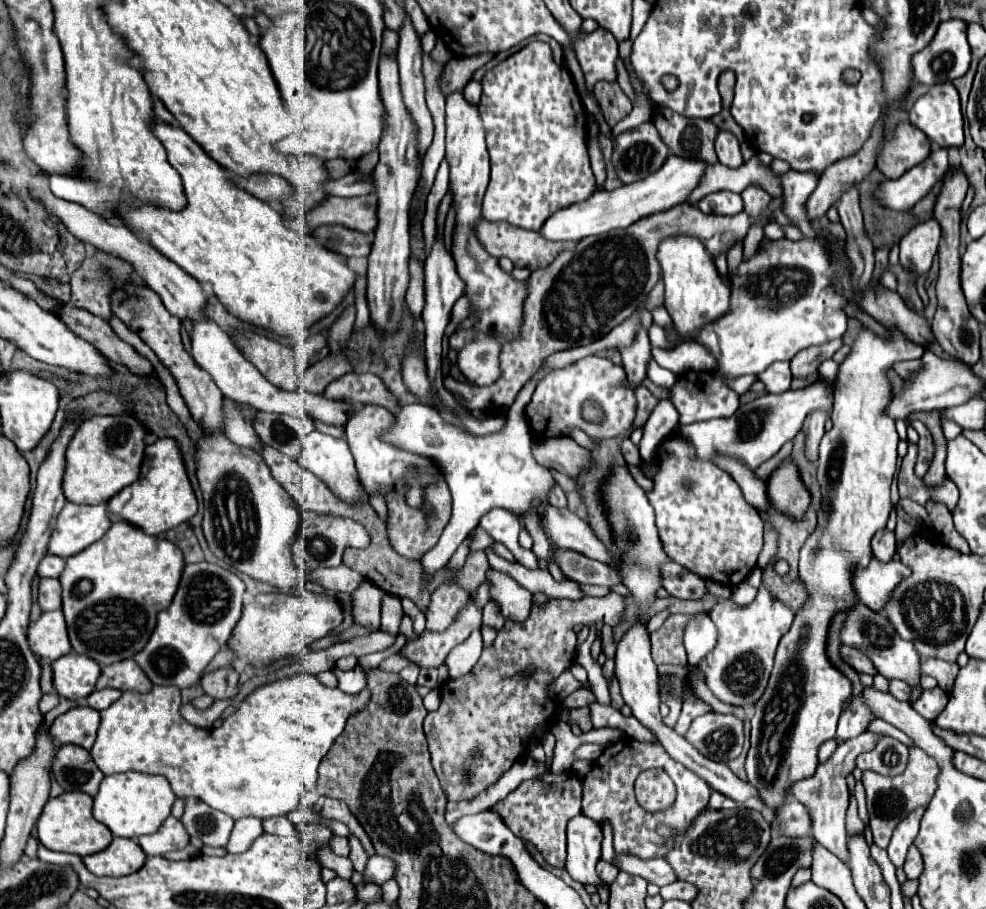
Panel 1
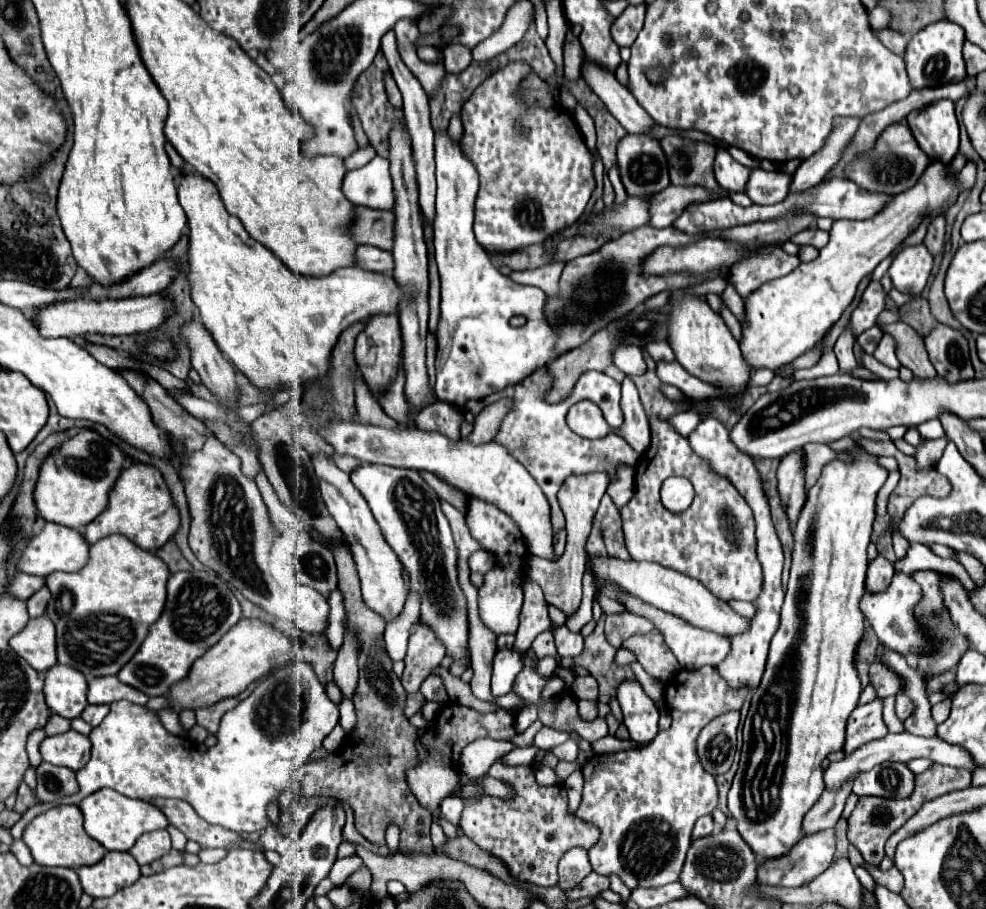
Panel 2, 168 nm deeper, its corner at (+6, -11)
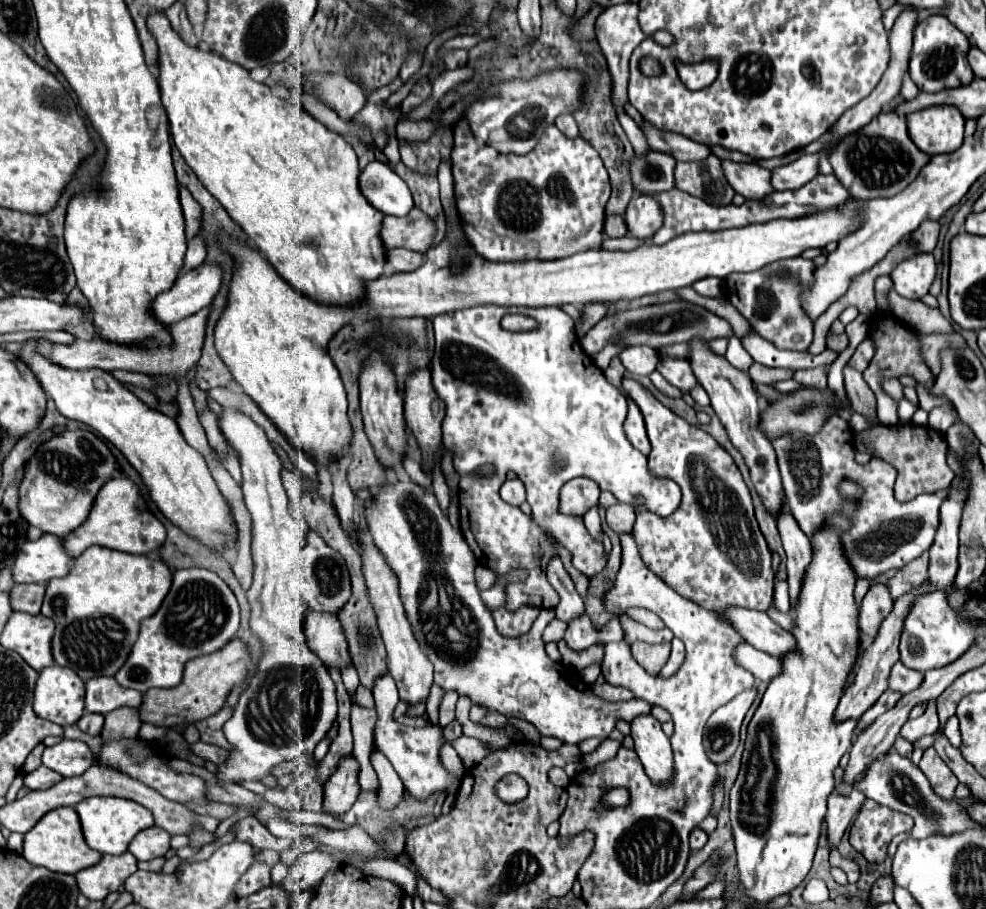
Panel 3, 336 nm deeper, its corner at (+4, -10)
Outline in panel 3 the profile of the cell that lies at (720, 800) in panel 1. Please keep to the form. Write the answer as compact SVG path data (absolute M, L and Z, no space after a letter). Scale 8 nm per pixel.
M695 828L695 830L691 832L691 836L689 836L689 846L691 846L691 850L701 850L701 848L705 846L705 842L707 842L707 834L705 834L703 830Z

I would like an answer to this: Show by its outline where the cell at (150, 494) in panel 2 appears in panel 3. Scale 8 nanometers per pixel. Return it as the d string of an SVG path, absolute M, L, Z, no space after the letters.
M113 478L99 490L87 520L63 538L63 546L67 554L71 554L71 558L77 558L89 546L103 546L127 554L147 554L151 550L157 550L163 544L165 536L167 532L163 524L147 512L137 486L129 478Z

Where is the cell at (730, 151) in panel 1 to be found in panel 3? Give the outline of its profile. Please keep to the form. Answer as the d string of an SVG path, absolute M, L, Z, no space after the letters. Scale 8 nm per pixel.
M723 160L723 172L733 190L747 200L759 200L773 192L771 170L759 164L745 164L745 162L739 164Z

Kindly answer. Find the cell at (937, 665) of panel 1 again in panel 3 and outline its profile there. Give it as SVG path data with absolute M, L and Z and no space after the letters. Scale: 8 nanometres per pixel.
M949 718L945 724L945 736L949 738L949 742L959 748L961 746L961 738L959 738L959 720L957 718Z

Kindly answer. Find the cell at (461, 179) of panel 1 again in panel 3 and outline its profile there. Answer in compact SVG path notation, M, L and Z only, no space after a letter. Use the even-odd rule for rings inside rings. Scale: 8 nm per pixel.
M475 306L475 308L467 308L467 310L457 310L453 314L439 314L435 320L433 320L433 328L435 328L435 354L433 354L433 364L431 364L431 384L437 392L437 396L445 402L445 420L443 420L443 446L447 446L447 450L453 454L453 466L455 466L455 472L461 476L459 480L459 520L461 520L461 532L467 540L467 544L471 546L477 562L481 566L487 566L491 568L497 576L503 576L511 570L517 570L517 568L525 568L529 572L529 578L527 582L515 582L515 584L509 584L505 594L507 594L507 608L509 610L517 610L519 606L523 604L529 604L529 606L537 606L537 608L555 608L559 604L559 594L557 590L547 582L547 564L549 560L553 560L557 556L557 546L563 546L567 548L571 554L573 554L573 566L587 574L587 578L593 578L597 576L605 564L607 564L607 554L605 554L605 548L601 542L597 542L587 530L585 530L585 524L583 524L583 518L571 518L569 514L563 514L559 510L559 490L565 482L569 482L571 478L575 476L591 476L599 486L601 490L609 490L615 494L615 498L623 504L629 504L633 510L637 510L639 506L647 508L647 512L653 512L653 514L659 514L659 516L669 516L677 510L679 502L681 502L681 490L679 486L673 482L673 480L667 480L667 478L657 478L653 474L649 474L649 466L647 466L647 456L643 456L639 450L635 450L631 446L631 442L627 440L625 432L623 432L623 422L625 422L625 416L627 416L627 398L613 386L605 380L603 372L595 366L593 358L589 358L587 354L583 354L583 348L575 336L575 322L571 320L569 314L565 314L561 308L557 306L543 306L543 308L529 308L529 307L504 307L504 306ZM505 314L523 314L523 316L533 316L537 322L539 322L539 328L537 330L531 330L531 332L521 332L521 334L515 334L515 332L507 332L501 328L501 316ZM483 464L493 464L495 466L495 476L491 478L479 478L475 476L475 470ZM513 470L519 480L525 484L525 490L527 490L527 502L531 506L531 515L527 515L521 511L519 507L505 504L499 496L499 488L501 484L505 482L505 474Z

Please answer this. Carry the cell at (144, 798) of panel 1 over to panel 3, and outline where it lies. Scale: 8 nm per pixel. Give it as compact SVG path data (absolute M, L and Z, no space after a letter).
M93 796L93 798L85 798L83 802L79 802L75 810L79 814L87 846L91 846L93 850L101 854L123 854L137 832L155 824L153 814L147 808L143 808L141 804L133 800L125 800L125 798Z

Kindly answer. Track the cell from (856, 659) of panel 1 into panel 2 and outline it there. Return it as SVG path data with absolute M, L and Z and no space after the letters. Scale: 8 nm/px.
M871 663L871 667L869 667L869 681L873 683L873 687L877 691L877 697L881 697L881 699L901 691L899 677L893 671L889 671L887 667L883 667L881 663Z

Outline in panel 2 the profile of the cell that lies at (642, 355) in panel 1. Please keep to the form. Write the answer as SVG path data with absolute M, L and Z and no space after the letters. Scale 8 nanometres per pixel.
M625 377L623 383L623 397L621 397L621 409L625 413L625 423L621 427L621 435L625 441L637 451L643 453L649 447L649 419L641 407L637 387L631 377Z

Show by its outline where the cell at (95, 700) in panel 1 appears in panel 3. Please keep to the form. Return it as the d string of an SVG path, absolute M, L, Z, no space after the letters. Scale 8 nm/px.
M83 714L81 716L81 720L77 722L77 726L83 730L83 732L87 732L87 734L91 734L91 736L99 736L101 734L101 730L103 730L103 716L101 714Z

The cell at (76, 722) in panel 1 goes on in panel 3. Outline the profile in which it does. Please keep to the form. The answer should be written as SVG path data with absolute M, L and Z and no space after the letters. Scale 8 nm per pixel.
M61 740L59 744L45 748L43 764L63 778L73 778L93 764L93 754L89 746L79 740Z

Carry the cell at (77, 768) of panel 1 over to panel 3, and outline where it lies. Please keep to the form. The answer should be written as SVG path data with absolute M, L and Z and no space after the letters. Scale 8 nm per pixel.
M39 766L37 770L25 774L25 786L29 790L47 790L53 784L57 784L61 780L61 776L53 770L49 770L47 766Z

